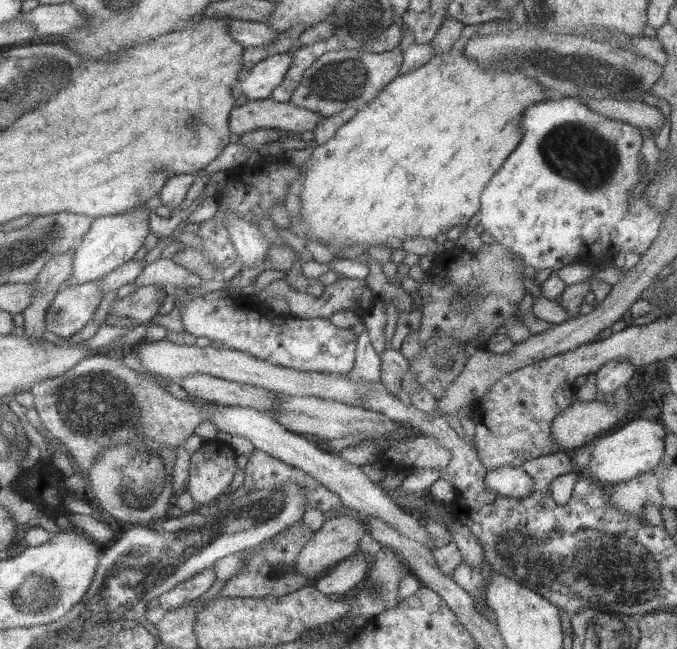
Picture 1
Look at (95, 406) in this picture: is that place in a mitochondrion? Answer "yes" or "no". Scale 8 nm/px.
yes

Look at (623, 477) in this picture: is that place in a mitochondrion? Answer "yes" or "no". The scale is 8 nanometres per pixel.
no

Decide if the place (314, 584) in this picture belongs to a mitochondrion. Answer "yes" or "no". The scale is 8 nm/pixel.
no

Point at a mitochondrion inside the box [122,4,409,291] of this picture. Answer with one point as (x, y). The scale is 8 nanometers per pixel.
(341, 79)

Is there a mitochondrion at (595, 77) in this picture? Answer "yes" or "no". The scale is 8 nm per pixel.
yes

